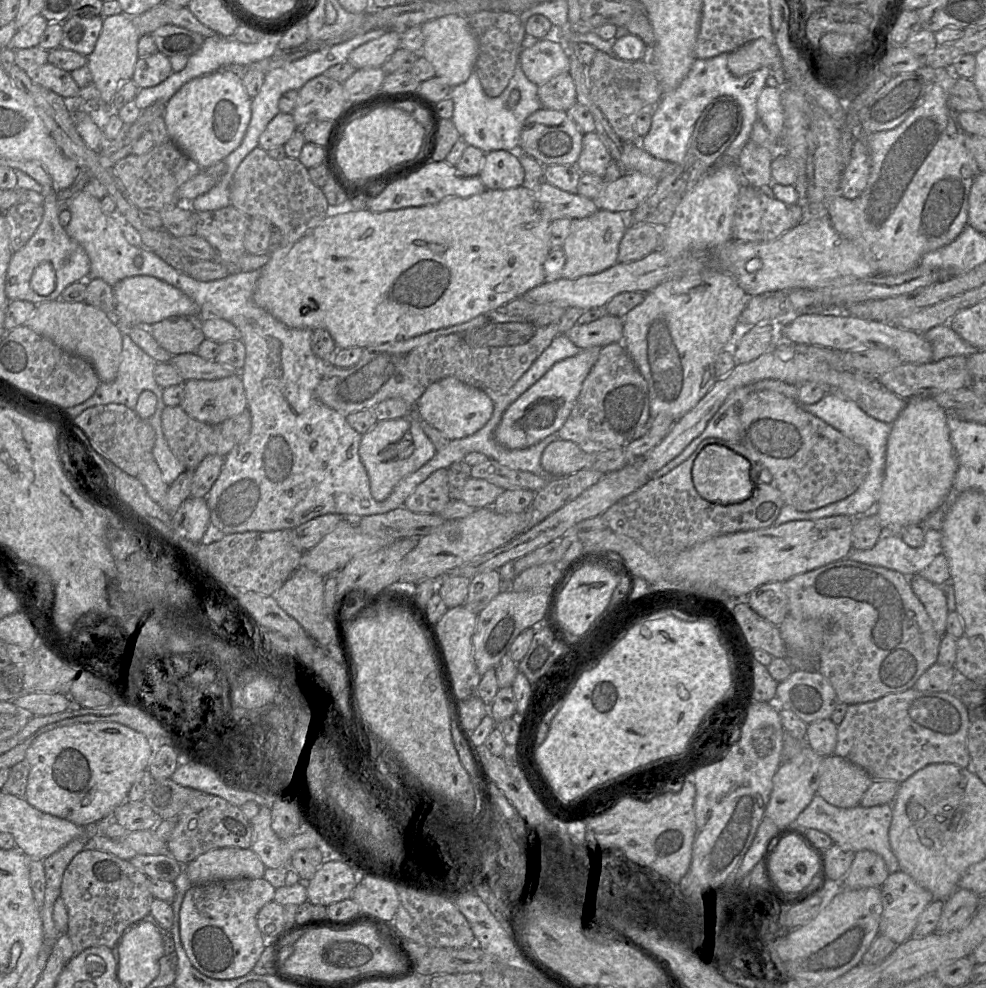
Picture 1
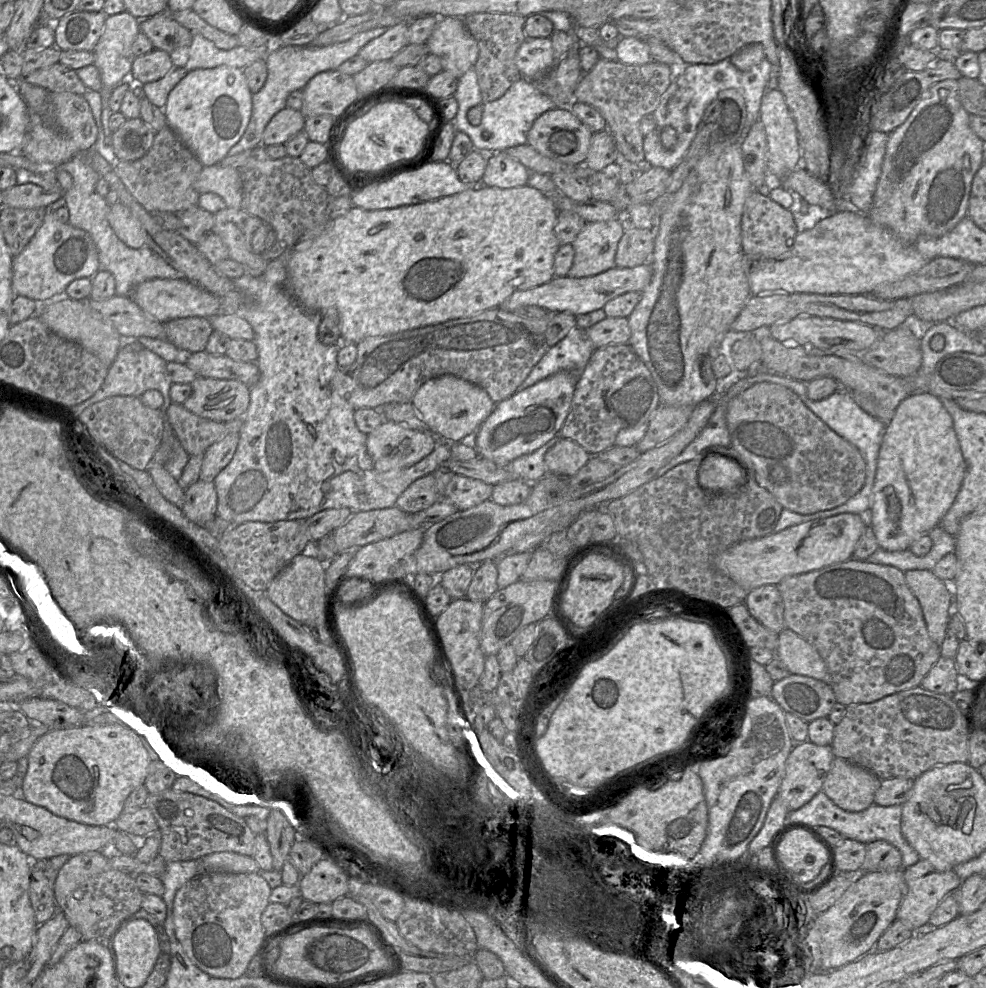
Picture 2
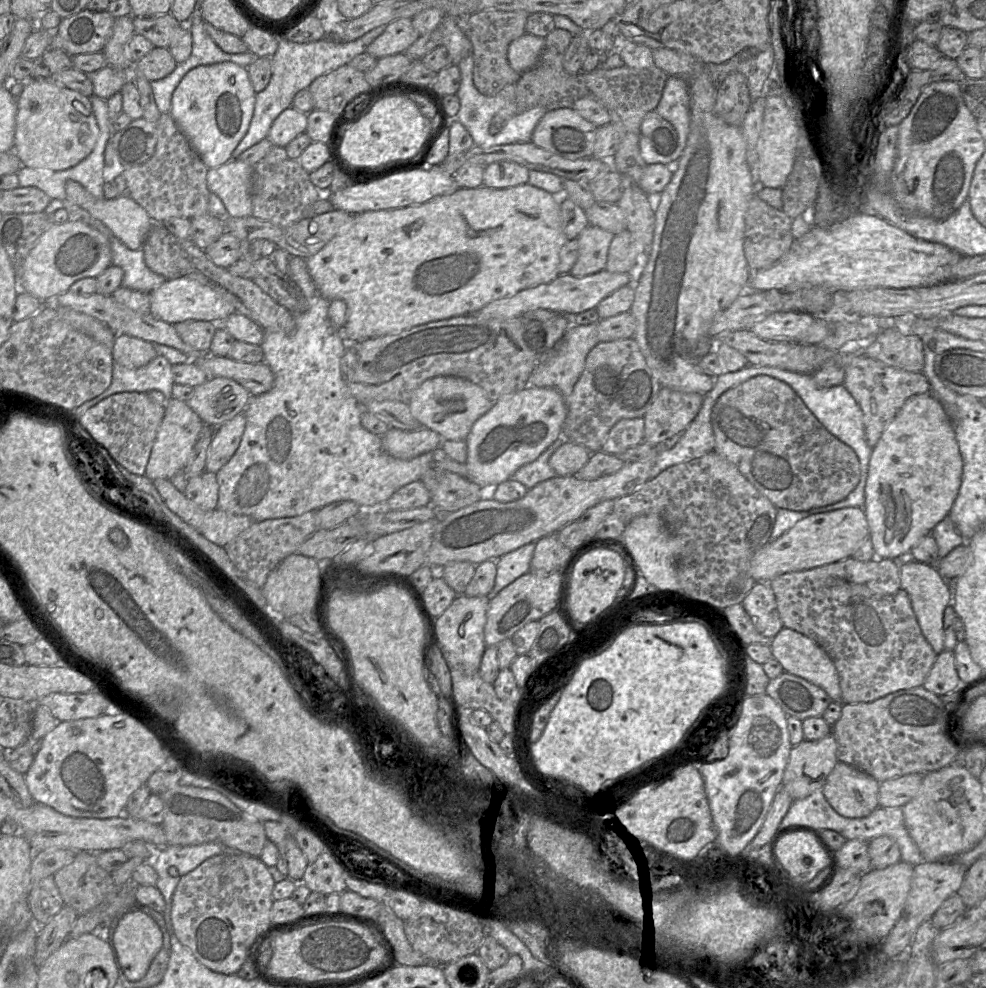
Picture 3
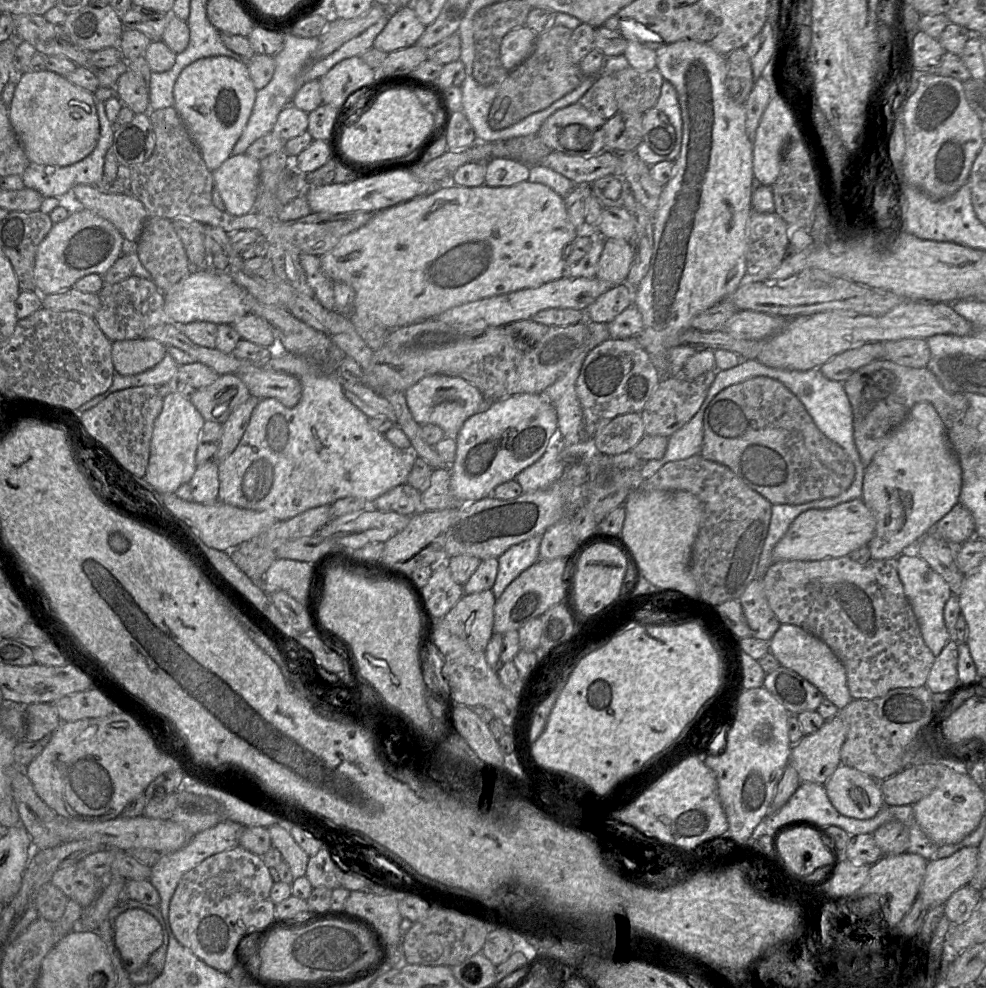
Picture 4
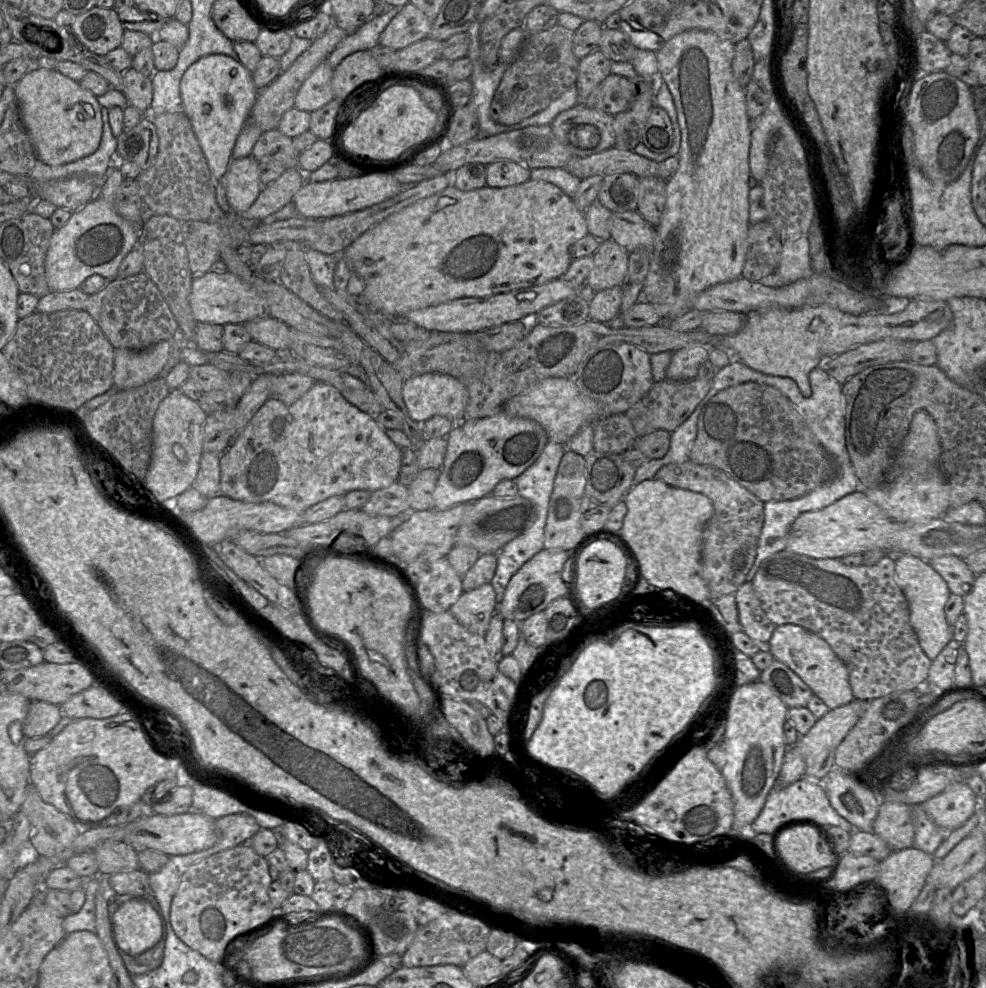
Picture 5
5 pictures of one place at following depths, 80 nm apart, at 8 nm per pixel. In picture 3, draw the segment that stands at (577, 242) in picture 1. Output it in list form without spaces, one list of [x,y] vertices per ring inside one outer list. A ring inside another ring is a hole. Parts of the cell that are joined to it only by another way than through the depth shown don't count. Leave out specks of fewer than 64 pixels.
[[[588,225],[576,238],[579,255],[569,274],[584,277],[604,270],[609,246],[614,236],[607,230]]]

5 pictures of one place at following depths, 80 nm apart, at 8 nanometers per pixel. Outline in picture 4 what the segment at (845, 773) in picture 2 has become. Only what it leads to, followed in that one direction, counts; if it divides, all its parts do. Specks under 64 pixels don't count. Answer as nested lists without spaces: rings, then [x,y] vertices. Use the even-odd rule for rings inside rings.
[[[843,764],[836,768],[824,787],[832,805],[844,816],[870,819],[884,806],[879,781]]]

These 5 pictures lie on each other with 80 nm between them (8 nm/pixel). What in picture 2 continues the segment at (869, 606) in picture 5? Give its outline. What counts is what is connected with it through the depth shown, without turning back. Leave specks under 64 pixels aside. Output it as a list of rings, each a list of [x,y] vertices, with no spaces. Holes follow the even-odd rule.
[[[851,558],[819,570],[786,577],[778,583],[777,587],[783,600],[786,628],[805,639],[818,651],[831,675],[831,687],[834,691],[836,702],[845,706],[871,703],[885,696],[920,686],[922,679],[941,657],[940,646],[928,634],[920,604],[908,587],[904,572],[896,567]]]

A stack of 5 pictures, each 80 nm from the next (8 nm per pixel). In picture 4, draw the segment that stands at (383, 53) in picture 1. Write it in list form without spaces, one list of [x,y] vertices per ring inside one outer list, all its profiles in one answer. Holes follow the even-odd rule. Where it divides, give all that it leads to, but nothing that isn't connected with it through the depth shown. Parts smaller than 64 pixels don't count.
[[[412,5],[402,7],[390,17],[373,47],[386,53],[410,47],[417,43],[425,28]]]

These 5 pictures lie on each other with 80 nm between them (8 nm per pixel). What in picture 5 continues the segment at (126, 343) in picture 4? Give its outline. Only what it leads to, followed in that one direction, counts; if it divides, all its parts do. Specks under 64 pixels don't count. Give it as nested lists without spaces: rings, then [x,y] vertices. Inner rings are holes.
[[[163,340],[143,350],[114,348],[113,385],[129,390],[158,378],[169,357],[171,341]]]

